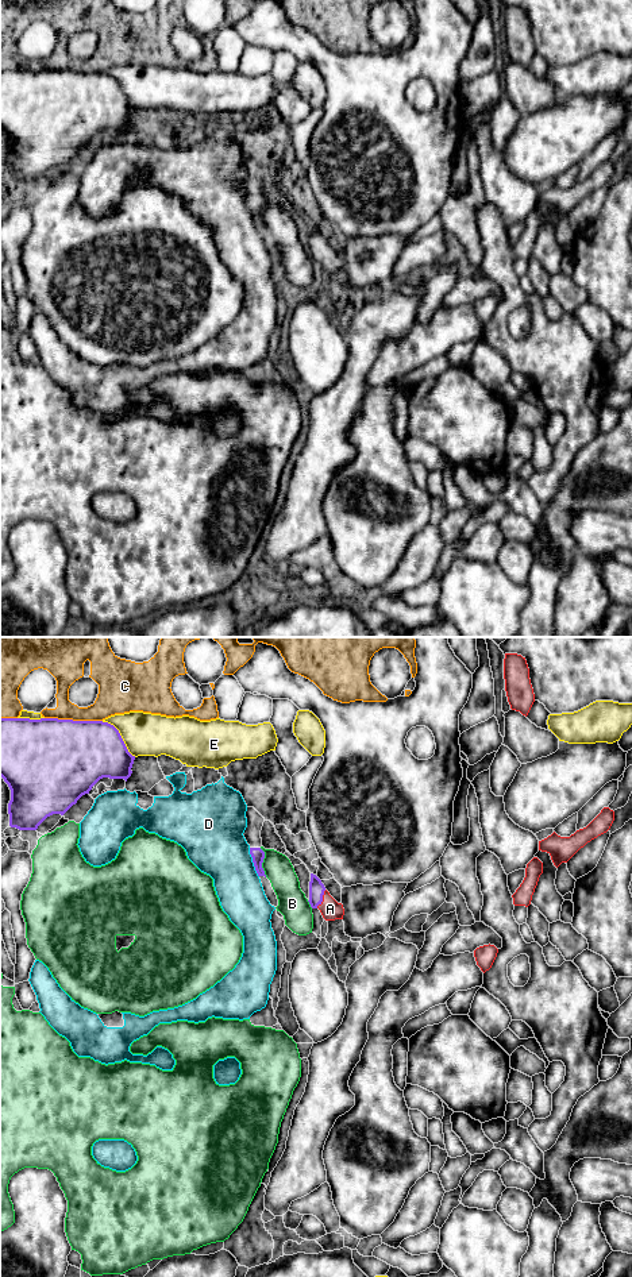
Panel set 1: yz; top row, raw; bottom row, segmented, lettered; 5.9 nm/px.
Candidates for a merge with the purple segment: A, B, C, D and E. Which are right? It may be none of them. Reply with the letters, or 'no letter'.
A

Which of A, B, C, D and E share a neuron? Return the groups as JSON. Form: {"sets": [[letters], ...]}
{"sets": [["A"], ["B"], ["C"], ["D"], ["E"]]}

